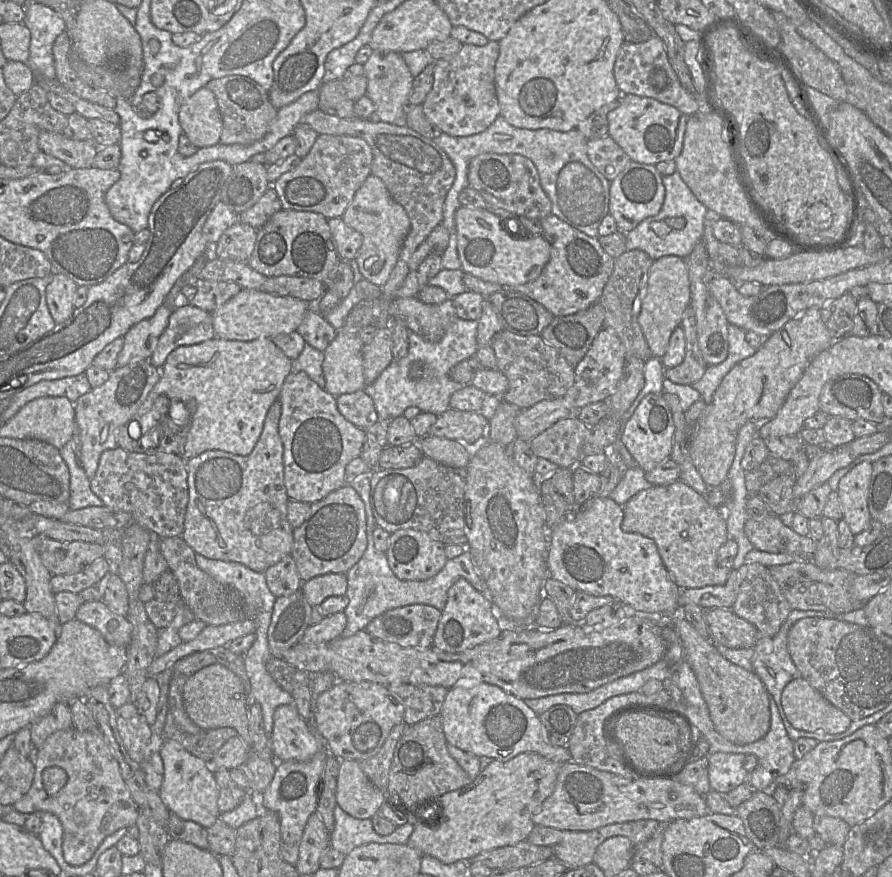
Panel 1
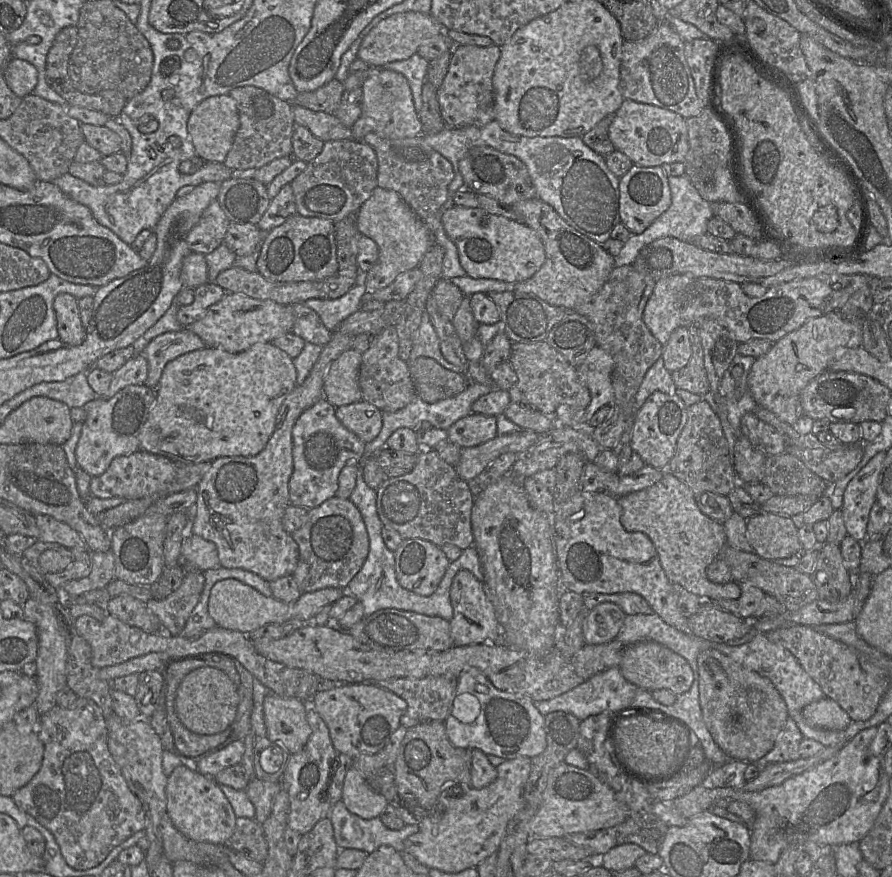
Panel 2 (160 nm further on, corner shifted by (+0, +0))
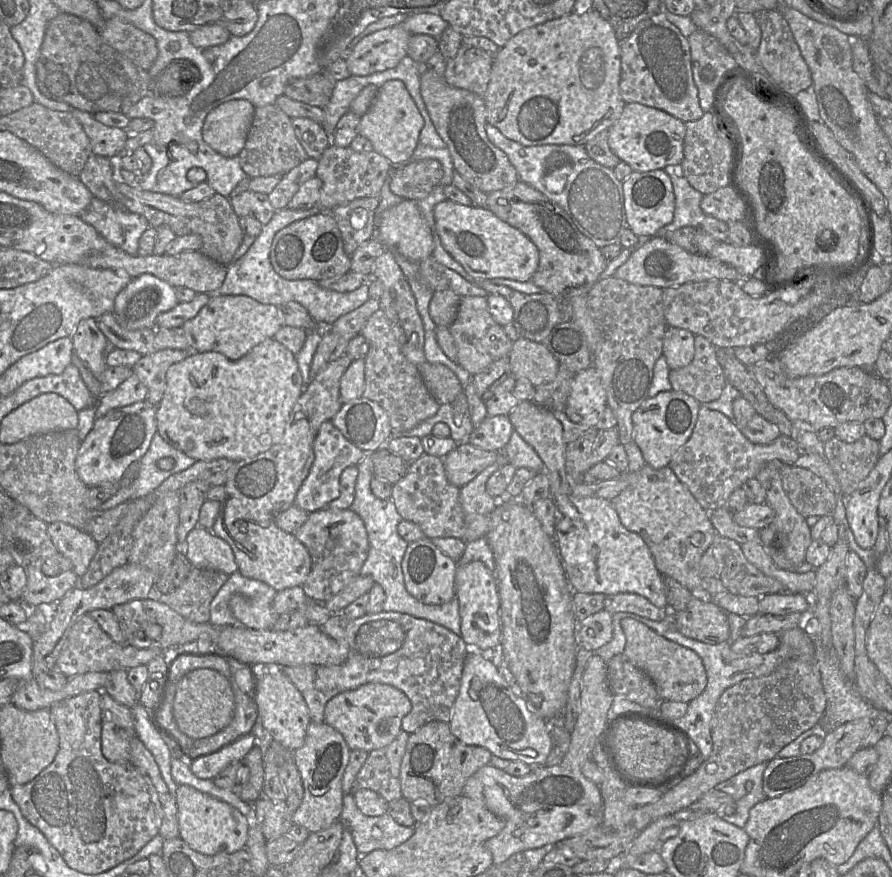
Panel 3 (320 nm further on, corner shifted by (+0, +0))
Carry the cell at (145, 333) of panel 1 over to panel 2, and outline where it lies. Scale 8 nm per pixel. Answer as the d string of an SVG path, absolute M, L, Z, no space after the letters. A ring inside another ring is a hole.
M139 346L139 351L135 356L113 373L110 387L102 397L111 398L127 386L145 384L148 377L148 362L140 348Z

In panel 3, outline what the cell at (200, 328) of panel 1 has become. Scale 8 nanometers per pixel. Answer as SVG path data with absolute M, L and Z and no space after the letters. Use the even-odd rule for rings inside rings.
M162 349L142 356L132 367L148 390L147 402L157 407L163 398L168 368L193 353L192 350Z

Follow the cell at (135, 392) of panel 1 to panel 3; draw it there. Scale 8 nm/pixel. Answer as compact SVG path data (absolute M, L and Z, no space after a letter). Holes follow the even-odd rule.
M146 400L111 410L103 416L96 417L93 428L82 441L77 453L75 466L78 477L87 487L121 483L130 465L137 463L146 454L156 432L156 407L150 405Z

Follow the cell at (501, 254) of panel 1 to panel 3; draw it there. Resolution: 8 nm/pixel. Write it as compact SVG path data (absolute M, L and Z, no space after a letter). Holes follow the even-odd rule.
M446 199L434 207L434 218L443 247L471 276L531 281L539 264L537 247L486 207L465 206Z

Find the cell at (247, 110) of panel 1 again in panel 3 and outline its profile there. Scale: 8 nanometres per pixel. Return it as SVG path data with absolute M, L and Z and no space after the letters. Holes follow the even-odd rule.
M275 104L255 108L245 145L237 157L243 171L250 178L284 176L309 158L295 135L291 118Z

